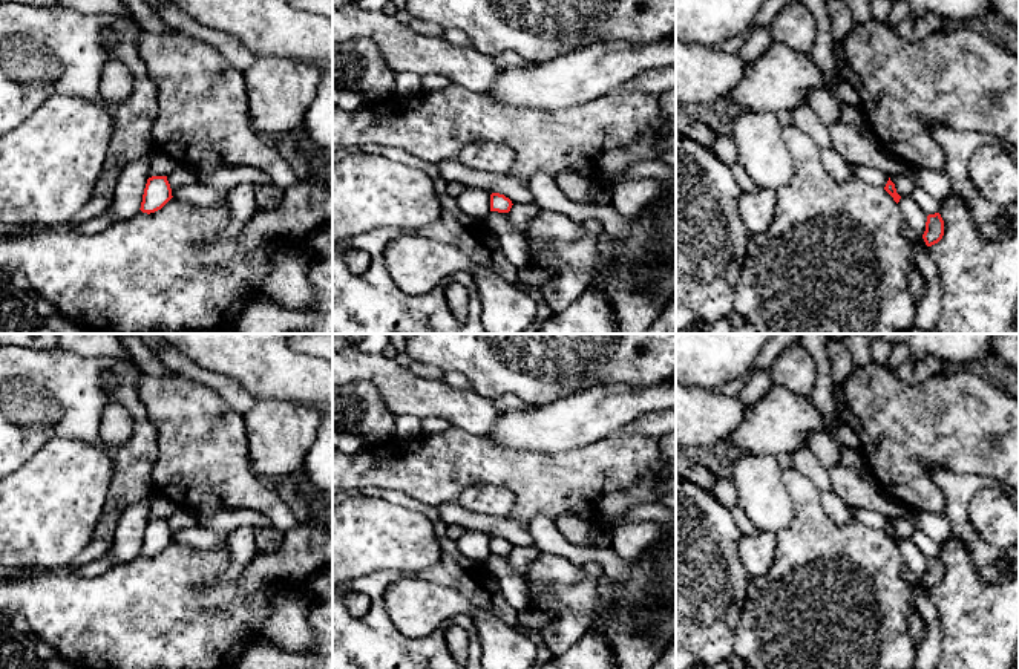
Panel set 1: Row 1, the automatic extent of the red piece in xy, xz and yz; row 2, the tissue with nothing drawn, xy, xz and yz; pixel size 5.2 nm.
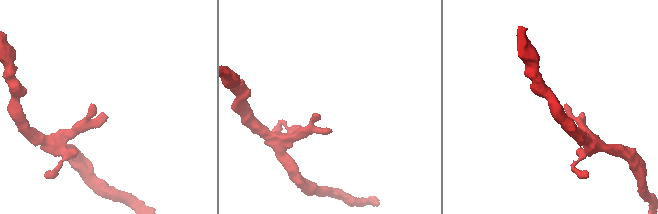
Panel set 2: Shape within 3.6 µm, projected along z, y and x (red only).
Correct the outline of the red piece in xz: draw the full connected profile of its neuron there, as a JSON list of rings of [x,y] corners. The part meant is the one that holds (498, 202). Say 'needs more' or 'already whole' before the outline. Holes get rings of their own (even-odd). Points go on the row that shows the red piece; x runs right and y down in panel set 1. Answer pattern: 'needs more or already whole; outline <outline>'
already whole; outline [[[500,193],[490,194],[490,211],[509,213],[512,205],[513,205],[512,201],[504,194]]]

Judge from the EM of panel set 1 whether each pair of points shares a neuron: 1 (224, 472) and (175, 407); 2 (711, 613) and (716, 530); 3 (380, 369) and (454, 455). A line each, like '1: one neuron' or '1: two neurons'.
1: one neuron
2: one neuron
3: two neurons

